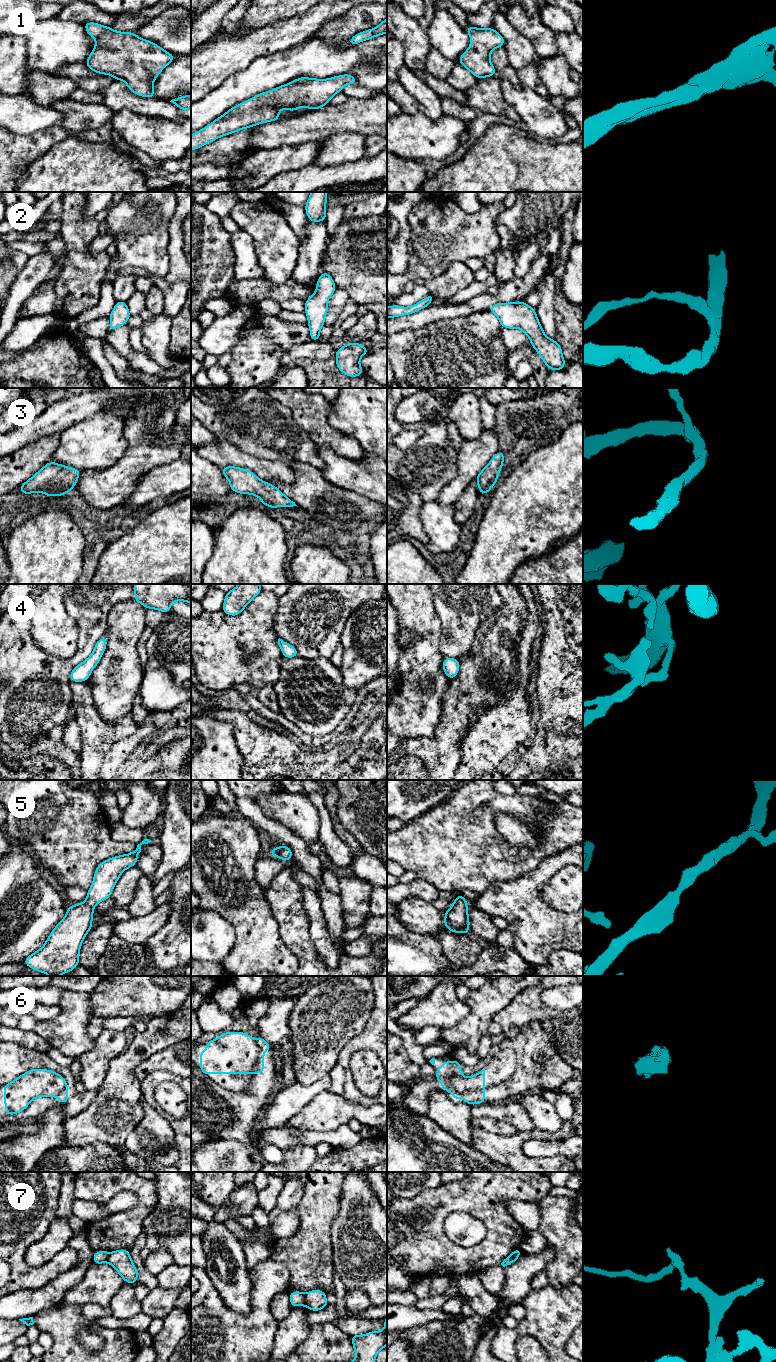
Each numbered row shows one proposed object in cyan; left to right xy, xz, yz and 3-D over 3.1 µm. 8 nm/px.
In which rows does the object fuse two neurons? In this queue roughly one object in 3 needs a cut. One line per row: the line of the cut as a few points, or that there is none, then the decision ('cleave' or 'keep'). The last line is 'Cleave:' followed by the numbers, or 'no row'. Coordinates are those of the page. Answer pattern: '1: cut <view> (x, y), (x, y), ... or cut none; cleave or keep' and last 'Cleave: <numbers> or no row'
1: cut none; keep
2: cut none; keep
3: cut none; keep
4: cut none; keep
5: cut none; keep
6: cut yz (446, 1080), (453, 1088), (460, 1092), (483, 1089); cleave
7: cut xz (304, 1294), (306, 1304); cleave
Cleave: 6, 7

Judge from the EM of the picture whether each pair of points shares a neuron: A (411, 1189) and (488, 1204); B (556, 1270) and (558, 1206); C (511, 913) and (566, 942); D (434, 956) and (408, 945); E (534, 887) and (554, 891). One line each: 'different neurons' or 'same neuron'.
A: different neurons
B: same neuron
C: same neuron
D: same neuron
E: different neurons

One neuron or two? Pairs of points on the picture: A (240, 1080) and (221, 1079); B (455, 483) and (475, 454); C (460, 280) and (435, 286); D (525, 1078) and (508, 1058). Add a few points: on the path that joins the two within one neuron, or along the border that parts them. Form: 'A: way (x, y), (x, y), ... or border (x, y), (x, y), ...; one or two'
A: way (235, 1079), (226, 1079); one
B: way (462, 476), (467, 471), (470, 461); one
C: way (454, 280), (445, 286), (441, 286); one
D: border (511, 1048), (515, 1055), (515, 1070), (499, 1084); two

